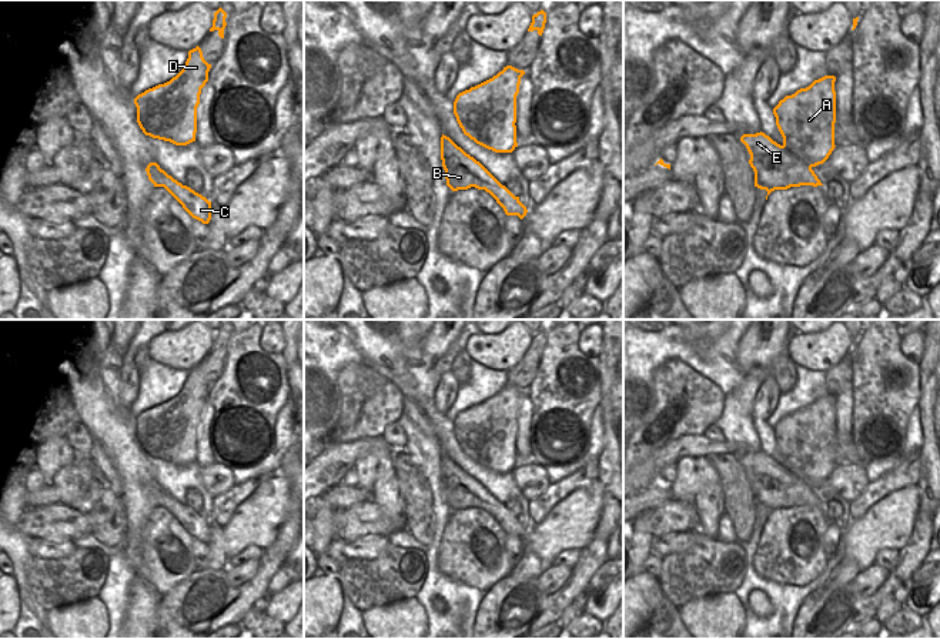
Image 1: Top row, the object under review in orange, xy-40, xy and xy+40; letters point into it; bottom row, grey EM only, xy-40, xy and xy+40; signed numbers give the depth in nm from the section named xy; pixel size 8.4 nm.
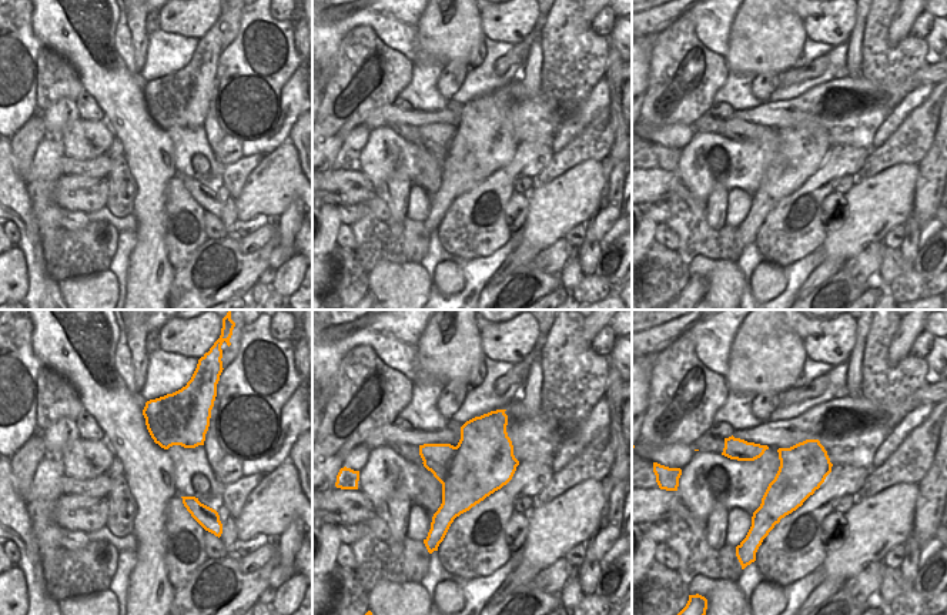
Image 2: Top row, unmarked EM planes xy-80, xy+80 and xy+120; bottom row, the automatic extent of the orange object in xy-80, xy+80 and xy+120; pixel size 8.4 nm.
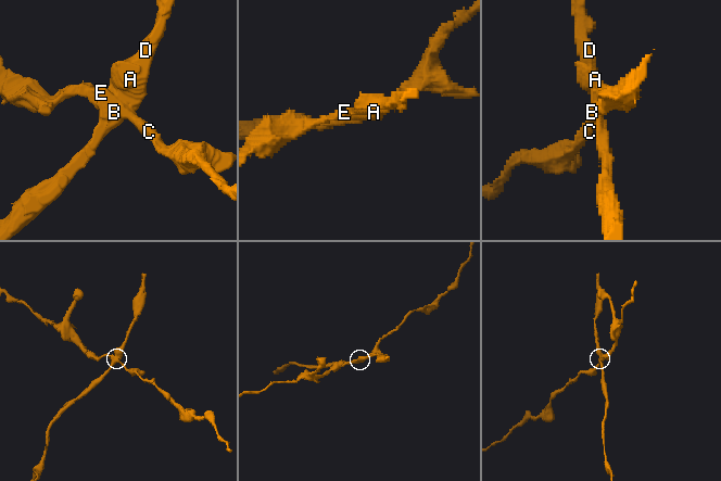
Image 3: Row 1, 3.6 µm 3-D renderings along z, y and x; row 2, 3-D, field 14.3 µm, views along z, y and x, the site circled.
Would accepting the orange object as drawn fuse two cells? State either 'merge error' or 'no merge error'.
merge error

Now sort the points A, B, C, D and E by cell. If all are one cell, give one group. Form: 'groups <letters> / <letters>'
groups A B D / C E

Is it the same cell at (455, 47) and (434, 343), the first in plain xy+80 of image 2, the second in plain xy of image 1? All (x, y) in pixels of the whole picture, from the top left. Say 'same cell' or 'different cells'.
same cell

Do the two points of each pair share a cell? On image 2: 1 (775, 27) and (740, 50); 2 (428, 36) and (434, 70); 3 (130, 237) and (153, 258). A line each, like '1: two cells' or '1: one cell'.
1: one cell
2: two cells
3: two cells

